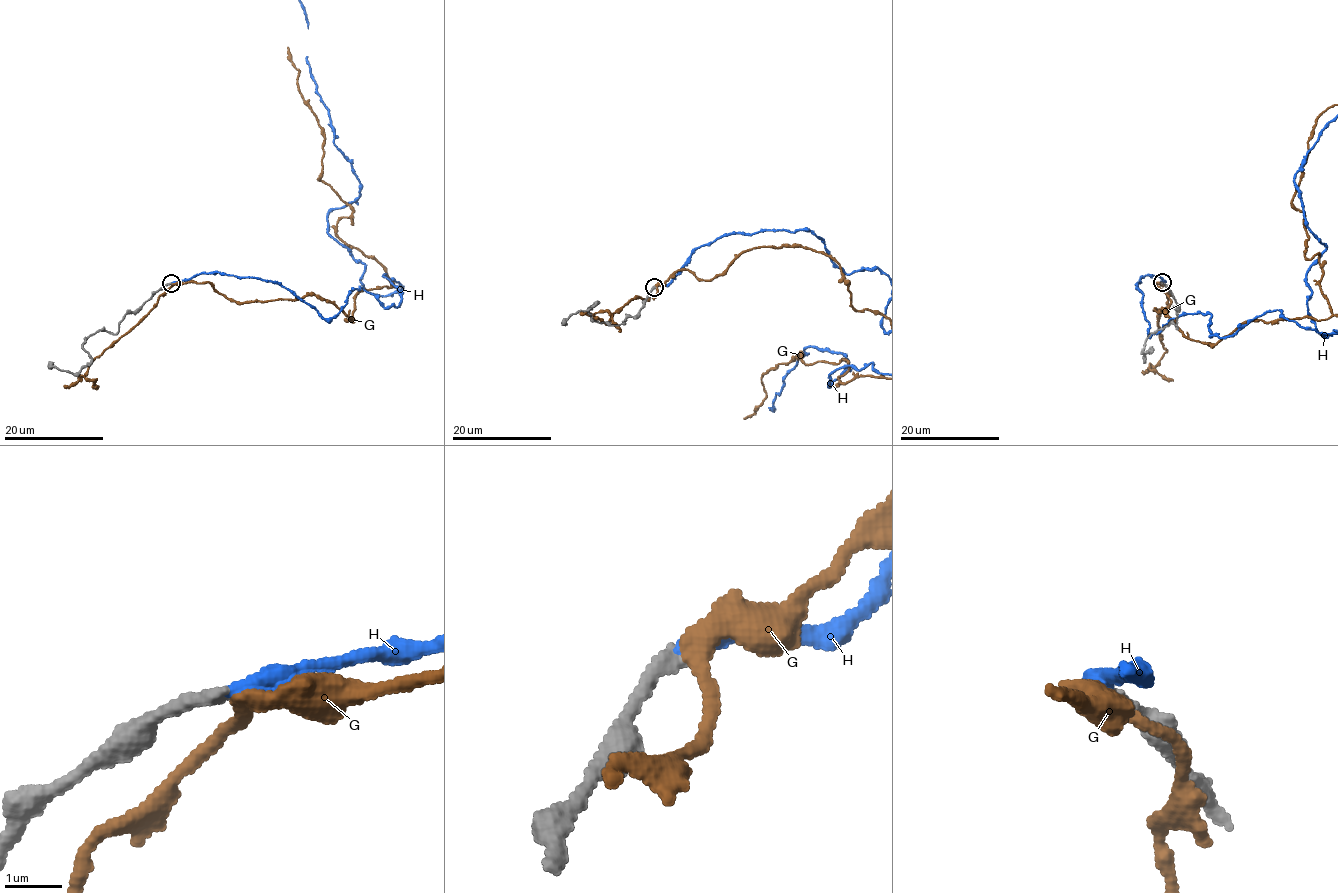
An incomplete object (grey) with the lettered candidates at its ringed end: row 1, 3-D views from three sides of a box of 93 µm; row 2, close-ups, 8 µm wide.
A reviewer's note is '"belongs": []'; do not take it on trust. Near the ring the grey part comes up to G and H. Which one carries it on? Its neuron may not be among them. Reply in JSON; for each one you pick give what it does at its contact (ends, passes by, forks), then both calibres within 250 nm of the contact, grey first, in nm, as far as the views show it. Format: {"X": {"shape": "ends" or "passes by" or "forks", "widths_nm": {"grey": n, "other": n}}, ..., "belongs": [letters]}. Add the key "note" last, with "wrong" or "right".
{"H": {"shape": "ends", "widths_nm": {"grey": 280, "other": 320}}, "belongs": ["H"], "note": "wrong"}

